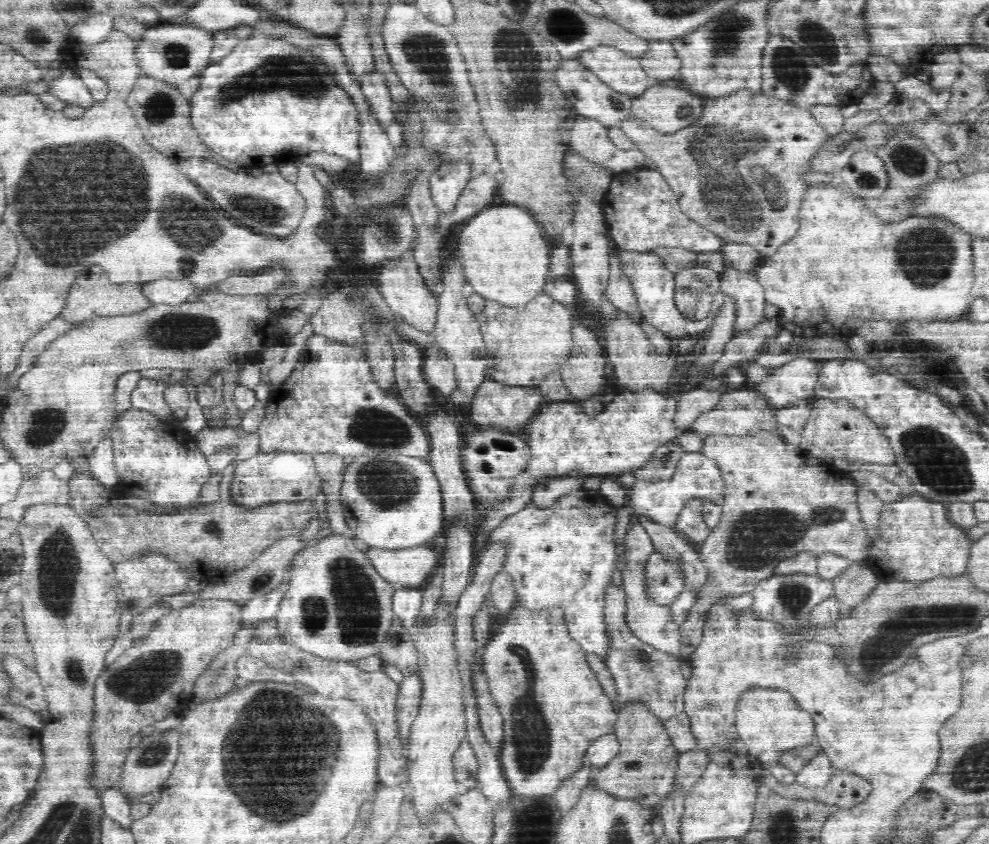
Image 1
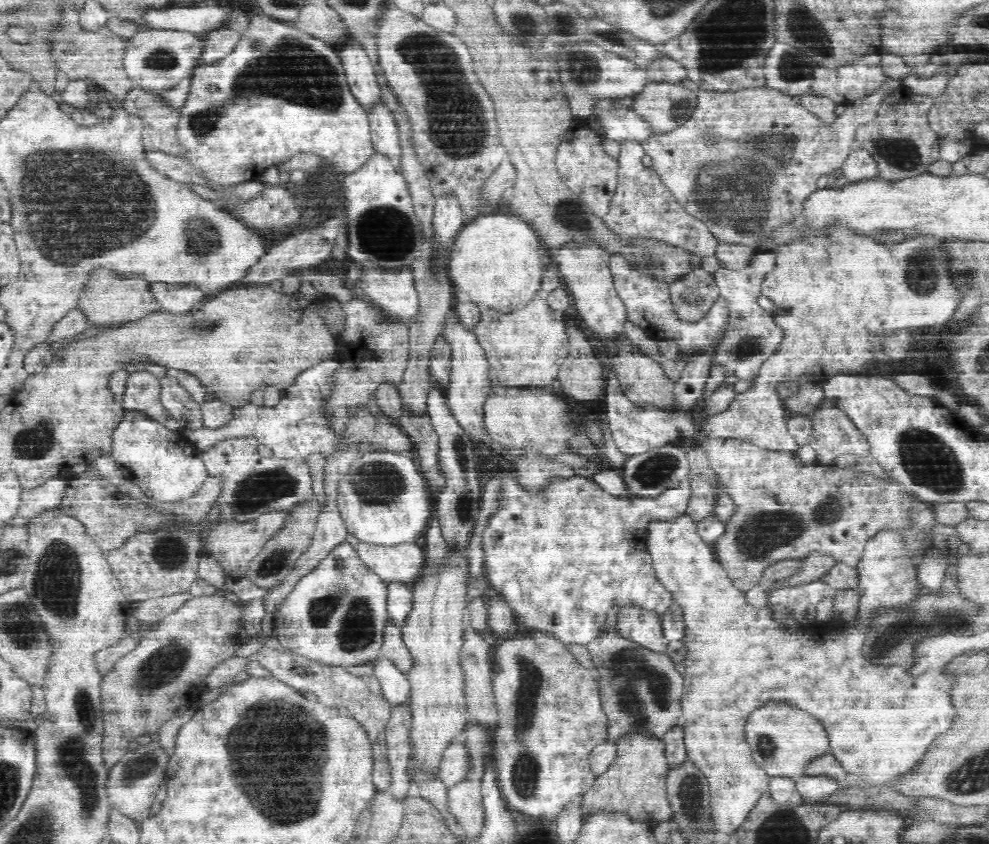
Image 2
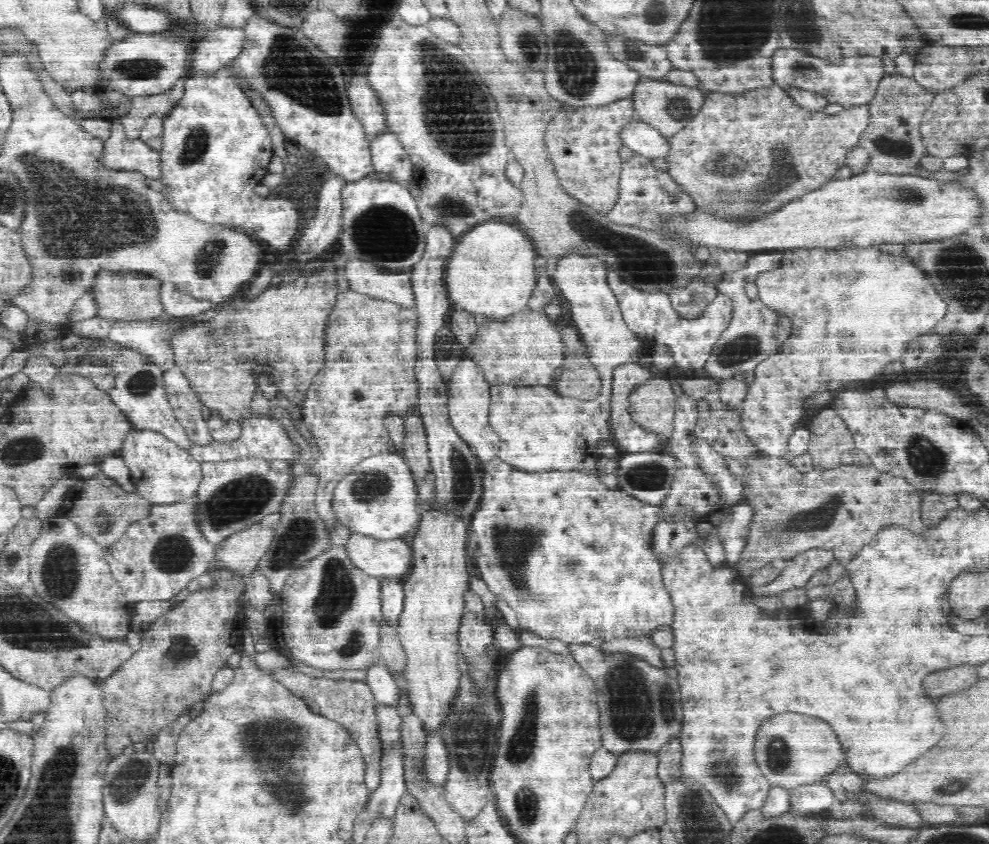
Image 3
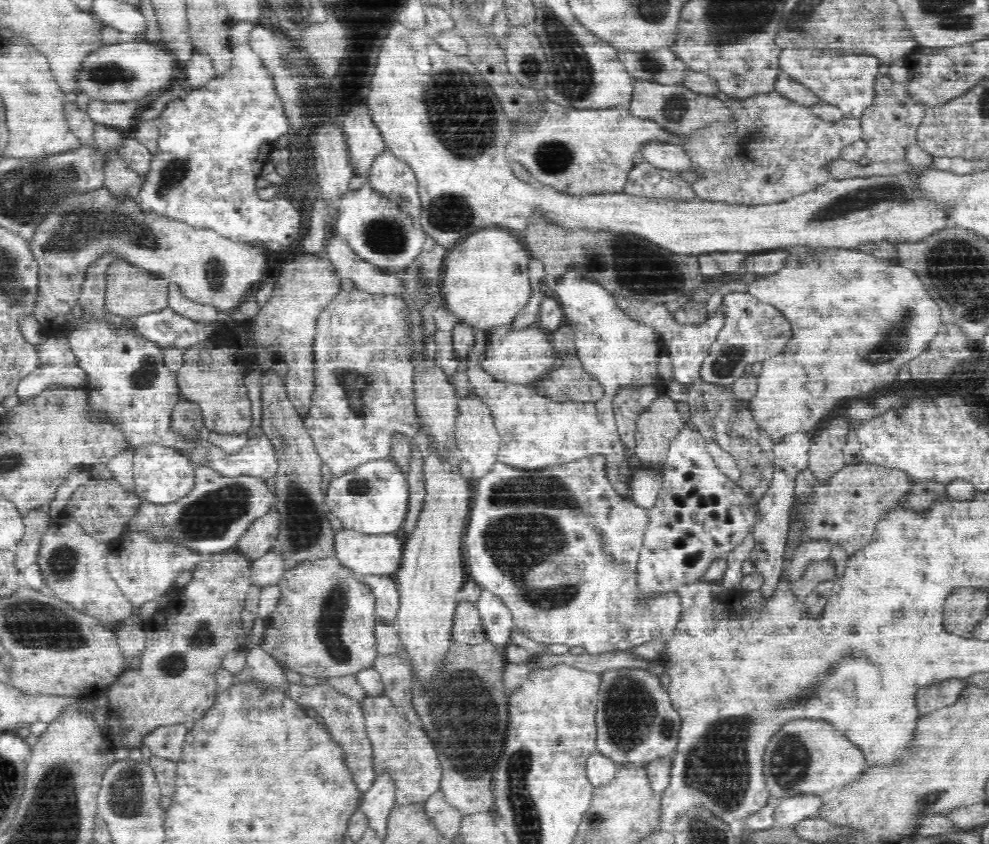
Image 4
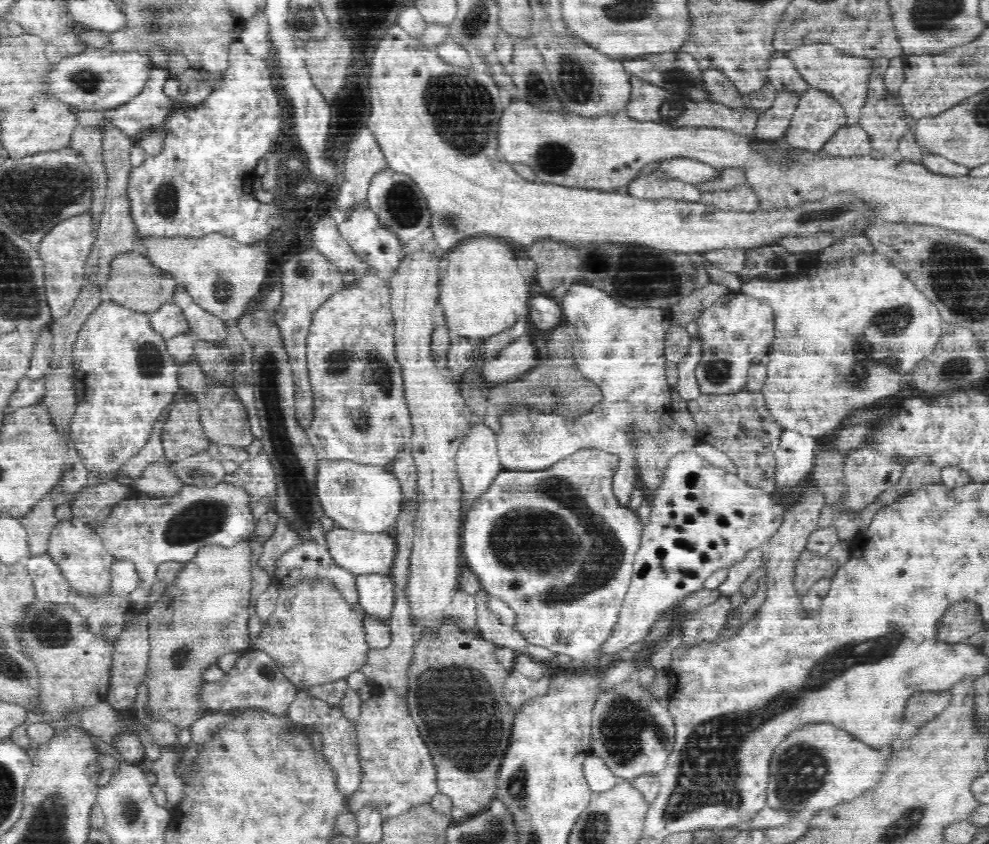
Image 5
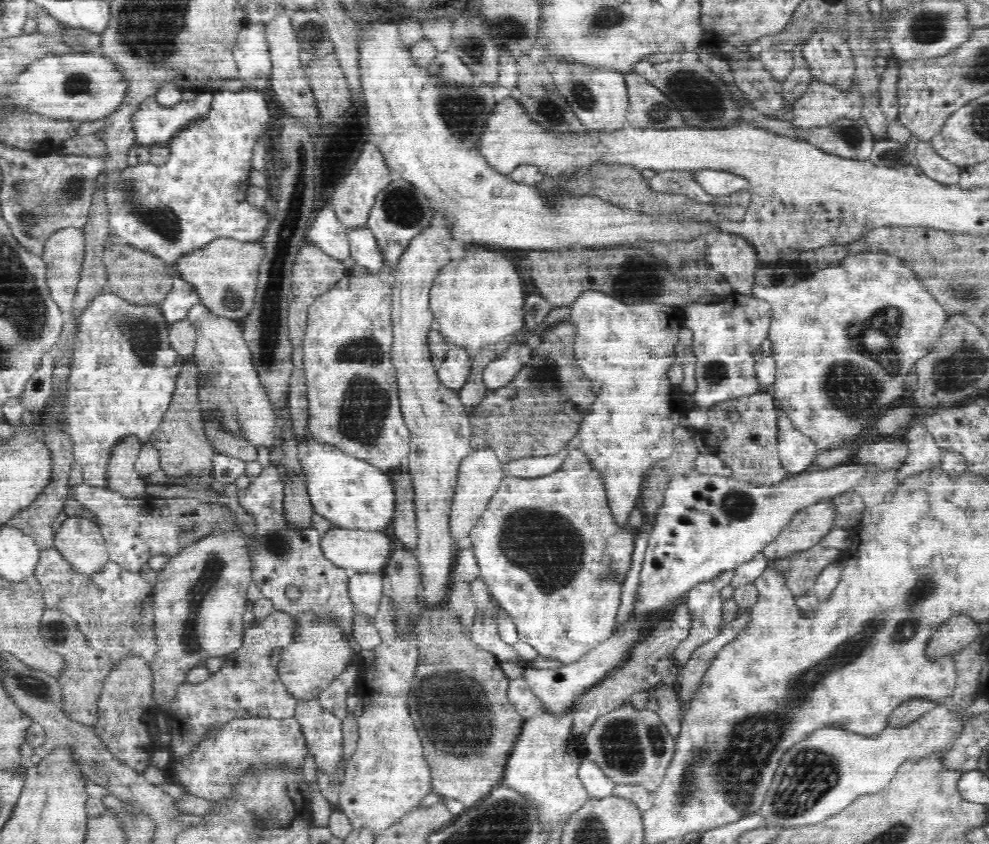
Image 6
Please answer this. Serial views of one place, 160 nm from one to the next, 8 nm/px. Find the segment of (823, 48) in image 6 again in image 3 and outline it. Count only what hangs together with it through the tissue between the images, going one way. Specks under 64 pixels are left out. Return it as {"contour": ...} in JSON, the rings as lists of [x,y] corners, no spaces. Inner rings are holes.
{"contour":[[[780,46],[772,55],[772,84],[783,89],[800,89],[817,92],[825,96],[830,103],[838,103],[844,109],[870,102],[880,81],[885,77],[884,60],[876,56],[847,58],[837,63],[828,63],[820,58],[806,56],[804,52]]]}

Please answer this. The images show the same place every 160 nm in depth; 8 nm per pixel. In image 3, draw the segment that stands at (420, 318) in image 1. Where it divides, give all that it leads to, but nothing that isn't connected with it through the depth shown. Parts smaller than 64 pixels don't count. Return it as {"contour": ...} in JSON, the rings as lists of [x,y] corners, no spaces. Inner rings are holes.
{"contour":[[[352,260],[346,264],[344,276],[350,290],[358,294],[396,304],[402,309],[415,309],[411,269],[387,271],[362,260]]]}

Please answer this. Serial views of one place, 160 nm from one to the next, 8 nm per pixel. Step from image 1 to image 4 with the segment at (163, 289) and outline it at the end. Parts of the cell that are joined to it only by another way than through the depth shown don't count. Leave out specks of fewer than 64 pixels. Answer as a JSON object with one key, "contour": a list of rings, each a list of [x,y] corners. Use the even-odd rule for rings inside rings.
{"contour":[[[172,281],[168,284],[168,306],[175,313],[198,322],[216,322],[216,314],[219,311],[210,303],[198,303],[182,294],[179,286]]]}

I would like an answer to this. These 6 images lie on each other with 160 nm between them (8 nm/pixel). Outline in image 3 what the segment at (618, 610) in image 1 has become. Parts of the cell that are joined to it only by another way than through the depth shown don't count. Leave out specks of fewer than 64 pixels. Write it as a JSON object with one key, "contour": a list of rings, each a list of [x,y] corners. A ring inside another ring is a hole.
{"contour":[[[571,644],[571,654],[576,662],[592,677],[599,694],[599,711],[601,714],[602,745],[606,750],[620,753],[624,750],[656,750],[666,744],[666,740],[680,735],[683,720],[683,708],[680,704],[681,691],[679,679],[671,678],[664,666],[654,666],[647,659],[632,652],[603,650],[588,644]]]}

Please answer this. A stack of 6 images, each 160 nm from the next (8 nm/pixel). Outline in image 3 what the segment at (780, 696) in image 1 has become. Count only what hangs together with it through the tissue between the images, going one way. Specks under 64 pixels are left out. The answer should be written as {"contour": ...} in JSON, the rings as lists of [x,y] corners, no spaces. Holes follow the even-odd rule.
{"contour":[[[782,712],[770,716],[760,724],[753,753],[756,756],[756,764],[771,786],[793,789],[804,784],[820,782],[822,776],[844,764],[844,754],[840,752],[836,734],[832,734],[826,722],[796,712]]]}

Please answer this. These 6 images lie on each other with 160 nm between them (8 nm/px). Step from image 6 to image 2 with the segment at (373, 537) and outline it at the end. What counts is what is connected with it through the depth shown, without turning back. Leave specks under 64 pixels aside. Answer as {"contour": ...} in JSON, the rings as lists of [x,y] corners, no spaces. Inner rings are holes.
{"contour":[[[359,542],[355,549],[362,562],[389,584],[412,585],[426,570],[426,553],[417,543],[385,547]]]}

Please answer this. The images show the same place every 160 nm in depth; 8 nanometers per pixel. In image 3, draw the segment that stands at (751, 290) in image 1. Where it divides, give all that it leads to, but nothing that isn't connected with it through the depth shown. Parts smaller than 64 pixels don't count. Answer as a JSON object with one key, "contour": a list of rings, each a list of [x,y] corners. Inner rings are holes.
{"contour":[[[755,252],[754,256],[746,261],[744,268],[736,272],[723,272],[721,280],[717,282],[717,291],[732,299],[733,309],[728,328],[722,333],[710,358],[705,362],[705,372],[708,372],[710,377],[723,380],[752,372],[770,354],[776,354],[778,348],[784,344],[784,338],[788,338],[788,318],[776,318],[776,314],[772,314],[768,306],[760,304],[760,300],[752,300],[746,296],[746,284],[755,282],[758,275],[763,272],[774,270],[780,264],[780,258],[782,252]]]}

